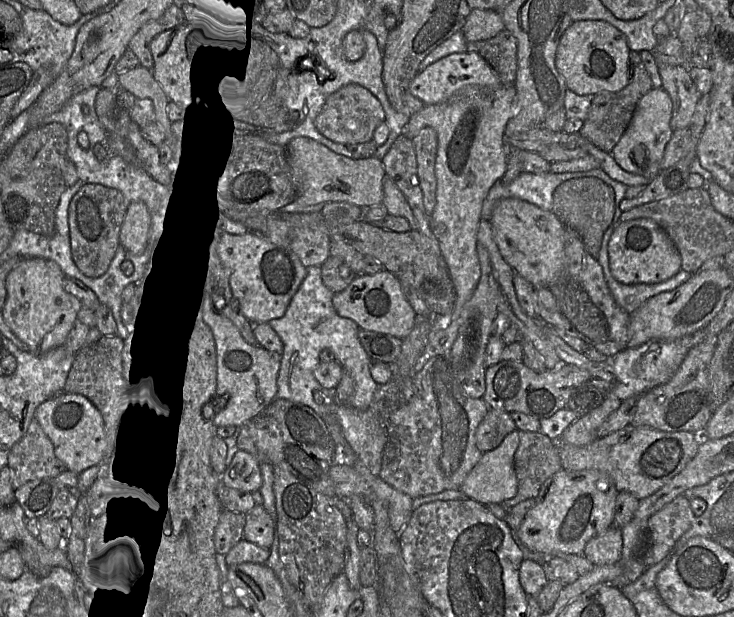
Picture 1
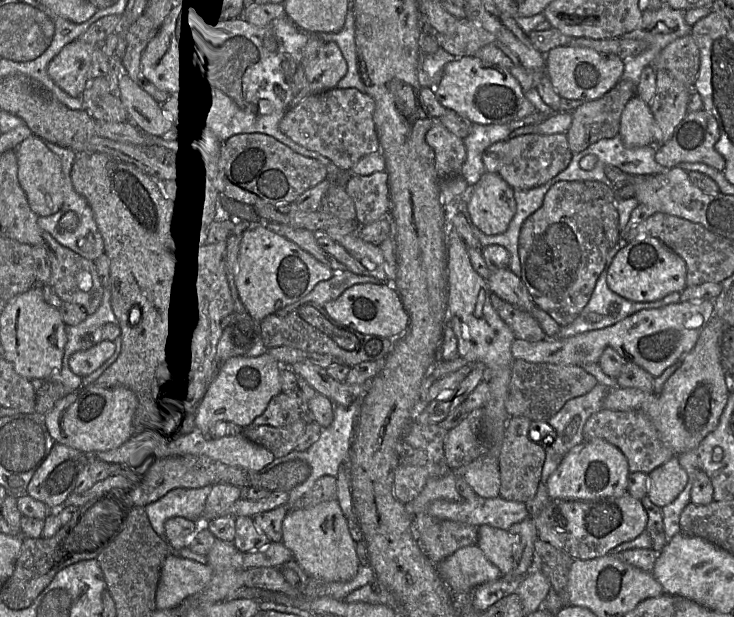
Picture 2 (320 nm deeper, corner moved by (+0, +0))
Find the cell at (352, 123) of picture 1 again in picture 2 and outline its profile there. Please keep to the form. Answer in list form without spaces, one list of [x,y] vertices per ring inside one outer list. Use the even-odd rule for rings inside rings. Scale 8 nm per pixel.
[[[335,87],[309,94],[296,106],[289,108],[279,128],[292,141],[329,158],[341,170],[351,170],[365,155],[380,151],[373,120],[374,109],[374,99],[367,92]]]

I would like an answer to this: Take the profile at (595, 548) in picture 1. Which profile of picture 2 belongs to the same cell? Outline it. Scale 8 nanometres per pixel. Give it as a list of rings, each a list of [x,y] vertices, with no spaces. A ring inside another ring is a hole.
[[[629,493],[619,497],[594,500],[551,500],[537,515],[531,516],[537,530],[537,537],[564,551],[573,559],[593,559],[610,553],[616,546],[638,537],[646,529],[648,516],[641,501]]]

